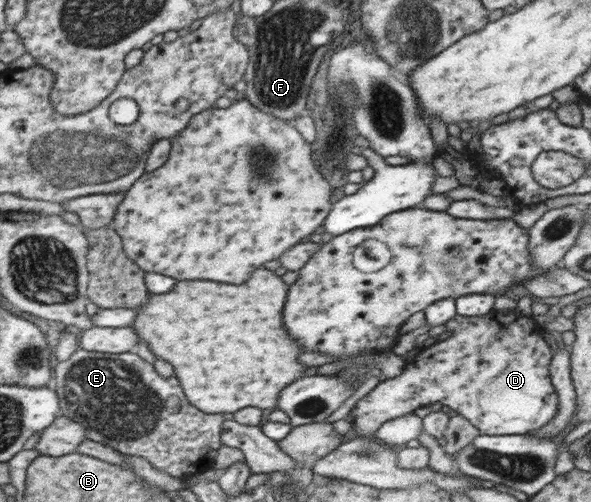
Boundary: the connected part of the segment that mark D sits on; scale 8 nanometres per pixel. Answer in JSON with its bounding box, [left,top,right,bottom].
[347,310,559,437]

